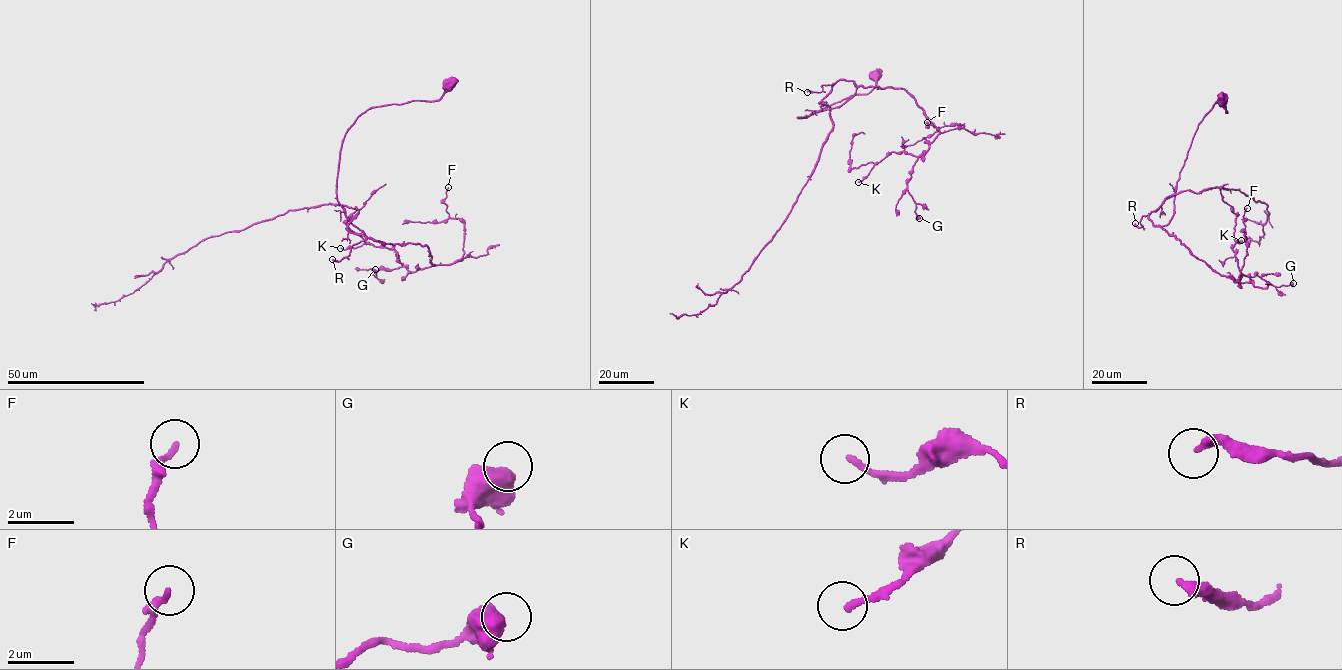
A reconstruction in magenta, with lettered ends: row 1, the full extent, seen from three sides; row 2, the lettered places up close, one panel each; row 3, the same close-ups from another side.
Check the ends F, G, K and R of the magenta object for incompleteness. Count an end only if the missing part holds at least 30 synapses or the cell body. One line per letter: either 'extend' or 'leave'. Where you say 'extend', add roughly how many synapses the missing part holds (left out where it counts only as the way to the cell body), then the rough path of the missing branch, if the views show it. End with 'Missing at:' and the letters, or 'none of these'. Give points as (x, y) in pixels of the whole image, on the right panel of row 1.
F: leave
G: leave
K: leave
R: leave
Missing at: none of these

